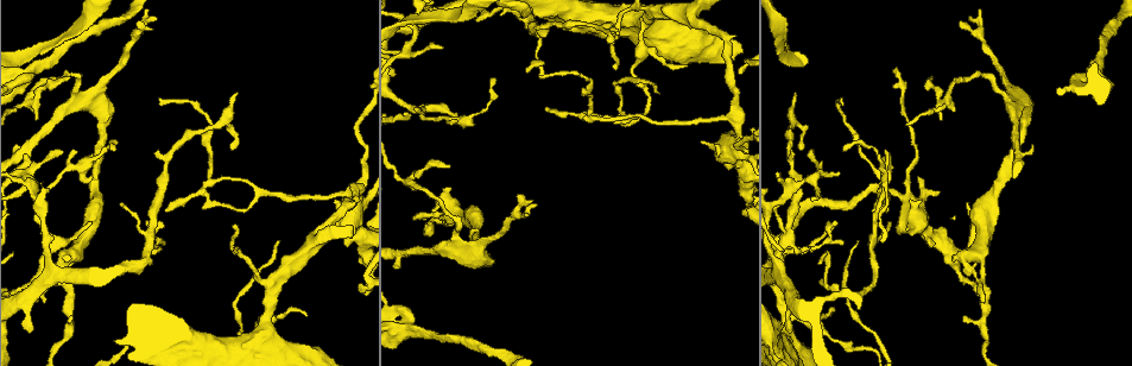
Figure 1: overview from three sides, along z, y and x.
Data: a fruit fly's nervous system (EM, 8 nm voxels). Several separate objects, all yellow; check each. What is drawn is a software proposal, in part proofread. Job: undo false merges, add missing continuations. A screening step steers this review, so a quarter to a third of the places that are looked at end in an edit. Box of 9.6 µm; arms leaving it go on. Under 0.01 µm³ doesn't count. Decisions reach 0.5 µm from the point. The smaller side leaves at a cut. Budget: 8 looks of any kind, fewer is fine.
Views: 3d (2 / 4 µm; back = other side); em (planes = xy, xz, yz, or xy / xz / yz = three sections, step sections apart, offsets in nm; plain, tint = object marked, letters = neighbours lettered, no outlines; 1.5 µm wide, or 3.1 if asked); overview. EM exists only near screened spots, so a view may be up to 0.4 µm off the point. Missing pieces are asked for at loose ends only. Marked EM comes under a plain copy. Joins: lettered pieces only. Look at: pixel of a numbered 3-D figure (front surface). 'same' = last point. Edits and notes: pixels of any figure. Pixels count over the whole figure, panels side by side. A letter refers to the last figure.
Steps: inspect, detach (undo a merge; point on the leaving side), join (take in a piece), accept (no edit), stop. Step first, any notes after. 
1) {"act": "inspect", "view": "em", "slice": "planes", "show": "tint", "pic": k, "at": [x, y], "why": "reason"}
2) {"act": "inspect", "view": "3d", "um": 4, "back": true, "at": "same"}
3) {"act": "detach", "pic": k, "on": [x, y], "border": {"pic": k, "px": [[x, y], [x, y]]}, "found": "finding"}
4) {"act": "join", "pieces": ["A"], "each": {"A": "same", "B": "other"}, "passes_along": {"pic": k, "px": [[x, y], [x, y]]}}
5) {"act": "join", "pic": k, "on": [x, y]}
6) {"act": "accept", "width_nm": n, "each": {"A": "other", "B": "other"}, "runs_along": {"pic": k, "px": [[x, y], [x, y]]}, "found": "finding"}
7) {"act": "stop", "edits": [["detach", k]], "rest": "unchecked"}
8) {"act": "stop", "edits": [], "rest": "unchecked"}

{"act": "inspect", "view": "3d", "um": 4, "pic": 1, "at": [231, 150]}

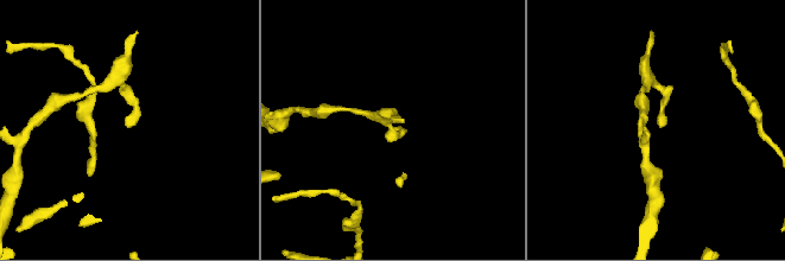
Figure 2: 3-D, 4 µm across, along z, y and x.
{"act": "inspect", "view": "em", "slice": "planes", "show": "letters", "pic": 2, "at": [661, 127]}

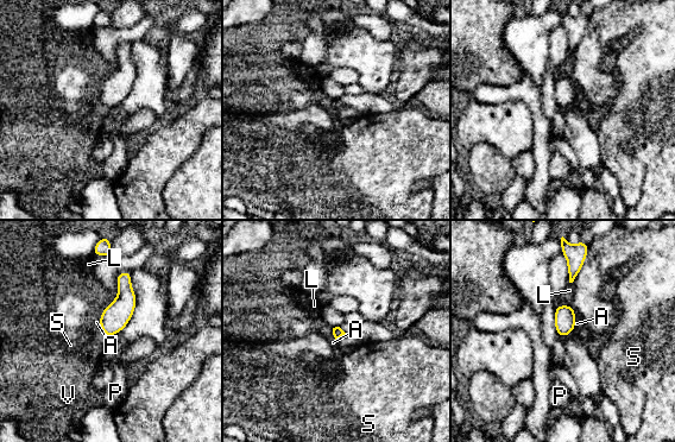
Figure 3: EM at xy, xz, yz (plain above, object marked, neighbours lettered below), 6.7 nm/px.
{"act": "accept", "each": {"A": "other", "L": "other", "P": "other", "S": "other", "V": "other"}, "found": "none of them fits"}

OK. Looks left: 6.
{"act": "inspect", "view": "3d", "um": 4, "pic": 1, "at": [780, 38], "why": "sudden change in width"}

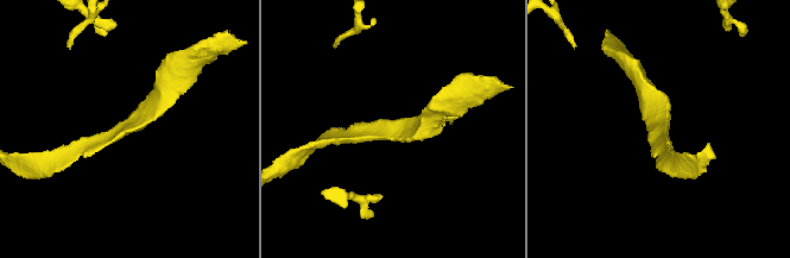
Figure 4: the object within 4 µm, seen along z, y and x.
{"act": "inspect", "view": "em", "slice": "xz", "step": 4, "show": "letters", "pic": 4, "at": [393, 133], "why": "now the EM"}

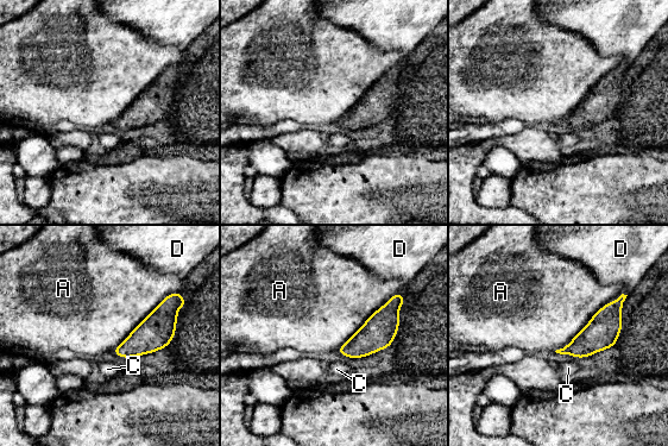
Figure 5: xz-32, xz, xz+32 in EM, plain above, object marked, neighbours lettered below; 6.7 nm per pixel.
{"act": "accept", "longest_contact_nm": ["A", 600], "each": {"A": "other", "C": "other", "D": "other"}, "border": {"pic": 5, "px": [[622, 293], [555, 351]]}, "found": "all the same neuron"}

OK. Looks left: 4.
{"act": "inspect", "view": "3d", "um": 4, "pic": 1, "at": [641, 52], "why": "branch point"}

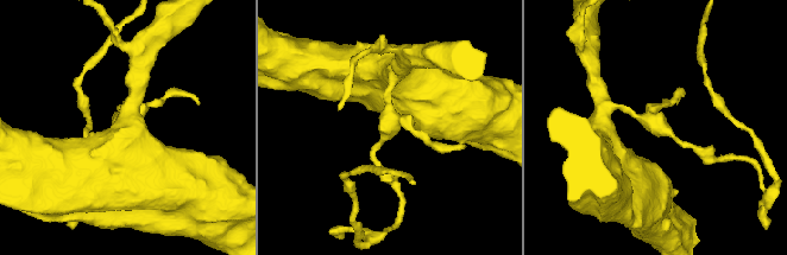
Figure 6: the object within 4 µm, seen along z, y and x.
{"act": "inspect", "view": "em", "slice": "planes", "show": "tint", "pic": 6, "at": [653, 123], "why": "need the tissue"}

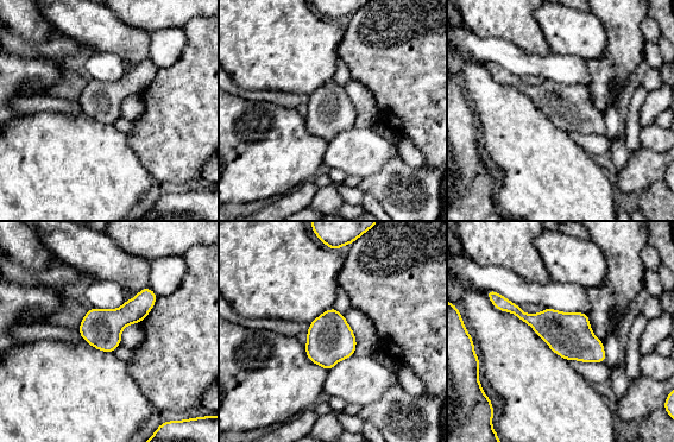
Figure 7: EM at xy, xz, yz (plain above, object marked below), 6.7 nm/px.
{"act": "inspect", "view": "em", "slice": "planes", "show": "letters", "at": "same"}

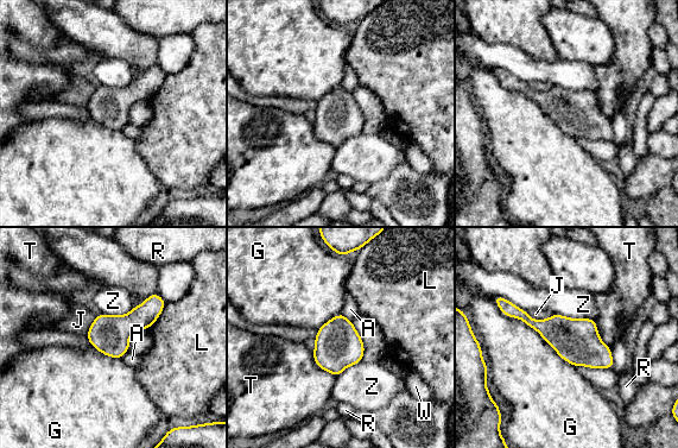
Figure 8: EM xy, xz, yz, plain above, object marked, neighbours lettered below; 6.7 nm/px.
{"act": "accept", "each": {"A": "other", "G": "other", "J": "other", "L": "other", "R": "other", "T": "other", "W": "other", "Z": "other"}, "runs_along": {"pic": 8, "px": [[508, 305], [609, 365]]}, "found": "one neuron here"}

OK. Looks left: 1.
{"act": "stop", "edits": [], "rest": "unchecked"}

